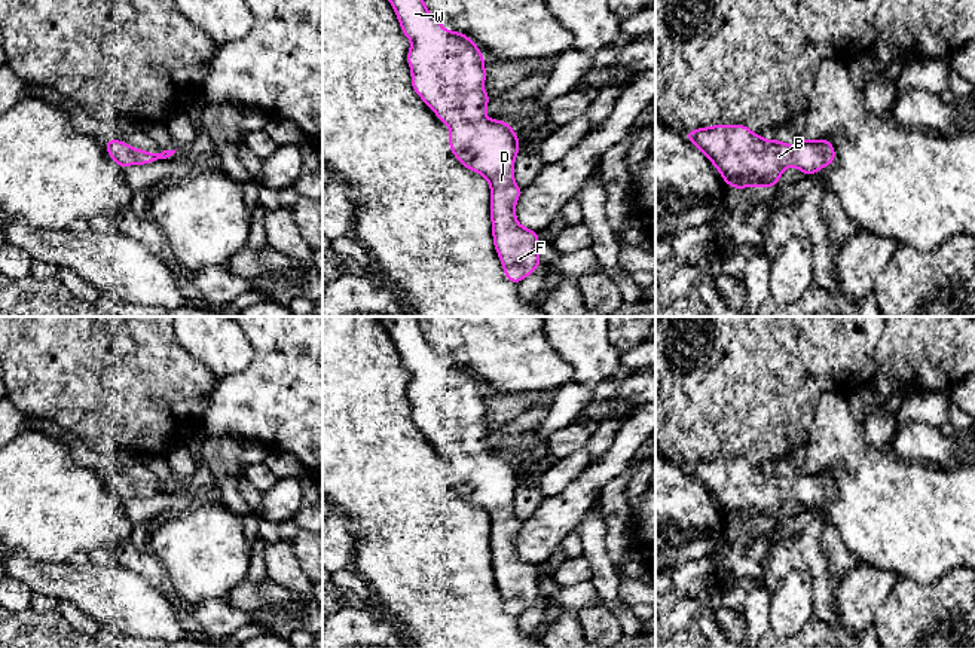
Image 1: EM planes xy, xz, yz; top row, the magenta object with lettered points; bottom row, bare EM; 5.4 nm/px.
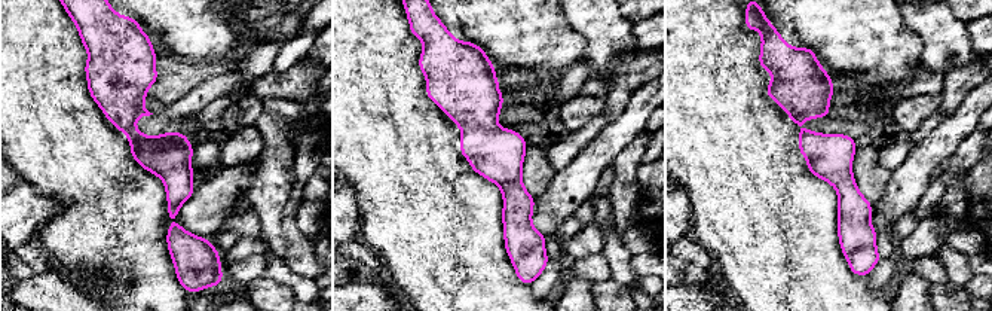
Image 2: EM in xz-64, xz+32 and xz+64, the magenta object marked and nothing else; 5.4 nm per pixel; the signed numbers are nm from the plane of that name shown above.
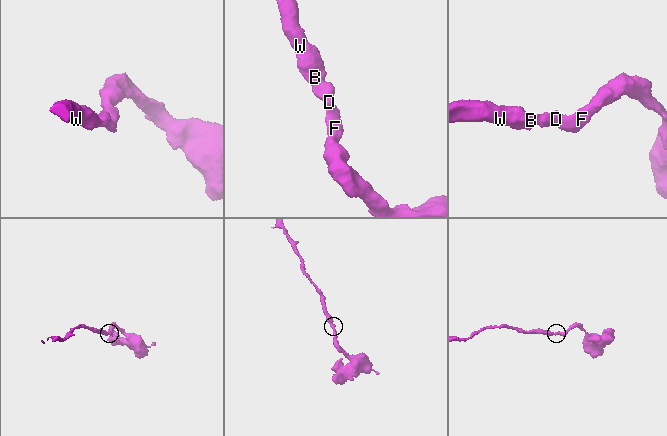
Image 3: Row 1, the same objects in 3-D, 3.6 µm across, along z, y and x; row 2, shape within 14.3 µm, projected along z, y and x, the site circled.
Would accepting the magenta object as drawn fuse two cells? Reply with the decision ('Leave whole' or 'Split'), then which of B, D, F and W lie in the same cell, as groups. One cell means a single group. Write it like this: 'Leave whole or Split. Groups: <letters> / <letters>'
Leave whole. Groups: B D F W

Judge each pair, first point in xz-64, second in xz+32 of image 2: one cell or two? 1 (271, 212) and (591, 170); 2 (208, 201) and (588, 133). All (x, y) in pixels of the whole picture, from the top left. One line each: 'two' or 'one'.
1: two
2: two

